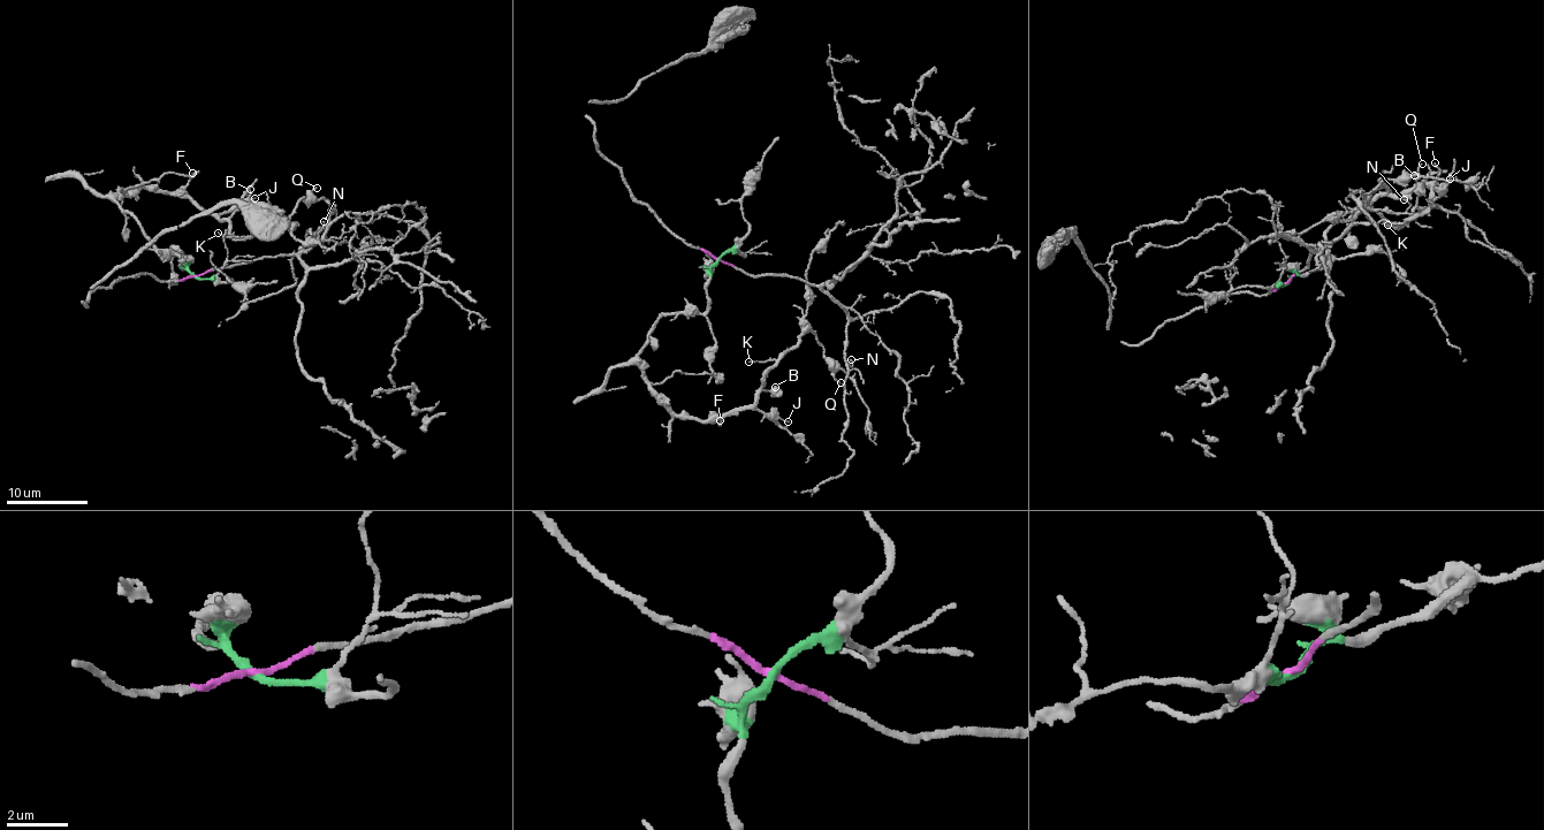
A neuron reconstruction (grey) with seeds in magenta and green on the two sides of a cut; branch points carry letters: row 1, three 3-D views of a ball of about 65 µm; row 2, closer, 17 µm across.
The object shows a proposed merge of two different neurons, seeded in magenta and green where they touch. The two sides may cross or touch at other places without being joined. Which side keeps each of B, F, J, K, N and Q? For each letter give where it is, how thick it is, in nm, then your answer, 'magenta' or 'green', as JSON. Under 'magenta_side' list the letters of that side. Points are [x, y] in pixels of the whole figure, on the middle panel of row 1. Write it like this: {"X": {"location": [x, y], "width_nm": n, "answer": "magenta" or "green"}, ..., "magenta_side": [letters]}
{"B": {"location": [775, 387], "width_nm": 120, "answer": "green"}, "F": {"location": [720, 420], "width_nm": 130, "answer": "green"}, "J": {"location": [788, 421], "width_nm": 120, "answer": "green"}, "K": {"location": [748, 362], "width_nm": 100, "answer": "green"}, "N": {"location": [851, 359], "width_nm": 100, "answer": "magenta"}, "Q": {"location": [841, 382], "width_nm": 100, "answer": "green"}, "magenta_side": ["N"]}

